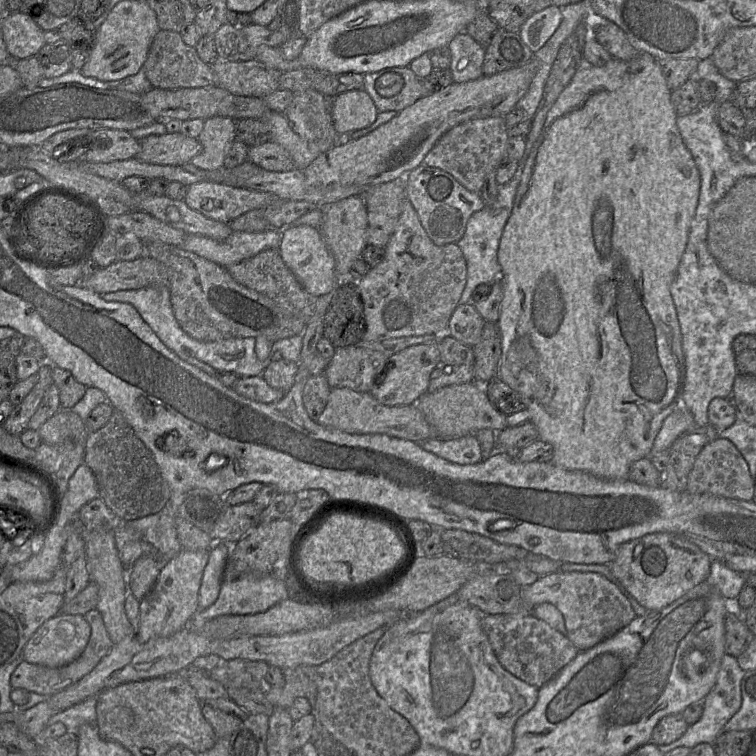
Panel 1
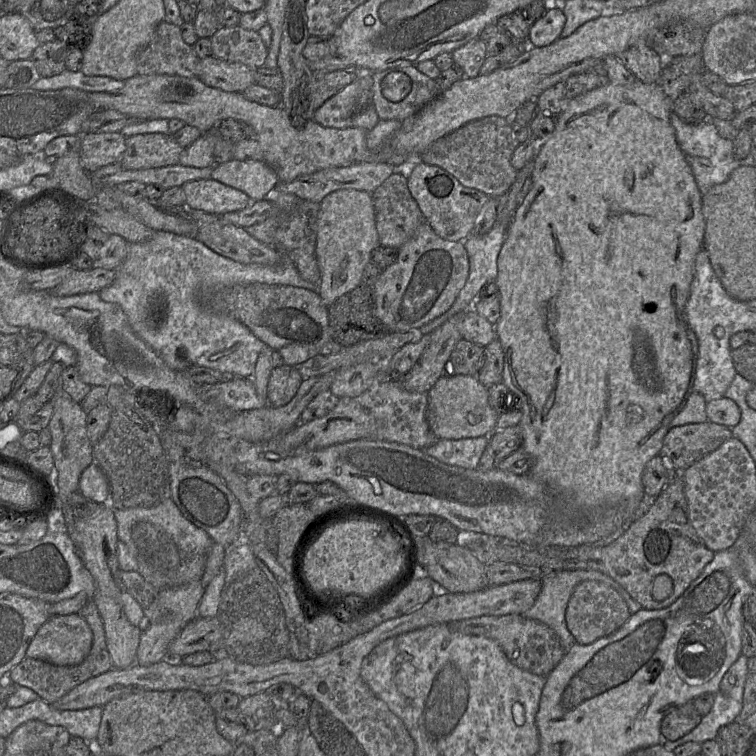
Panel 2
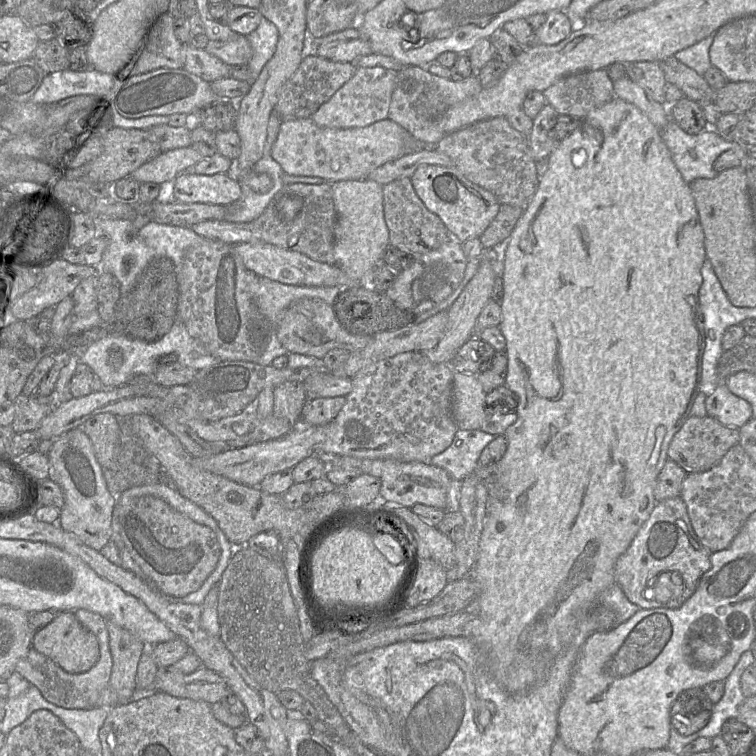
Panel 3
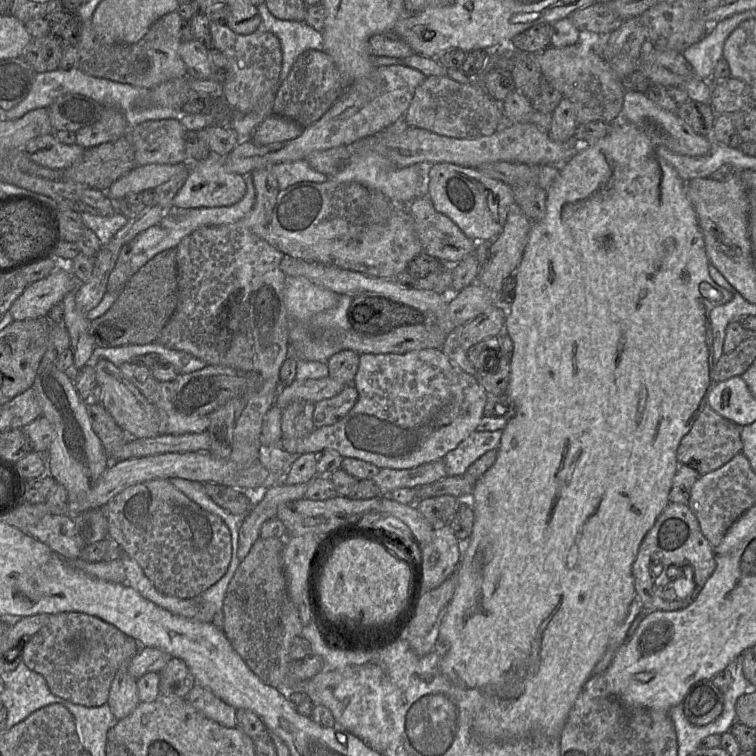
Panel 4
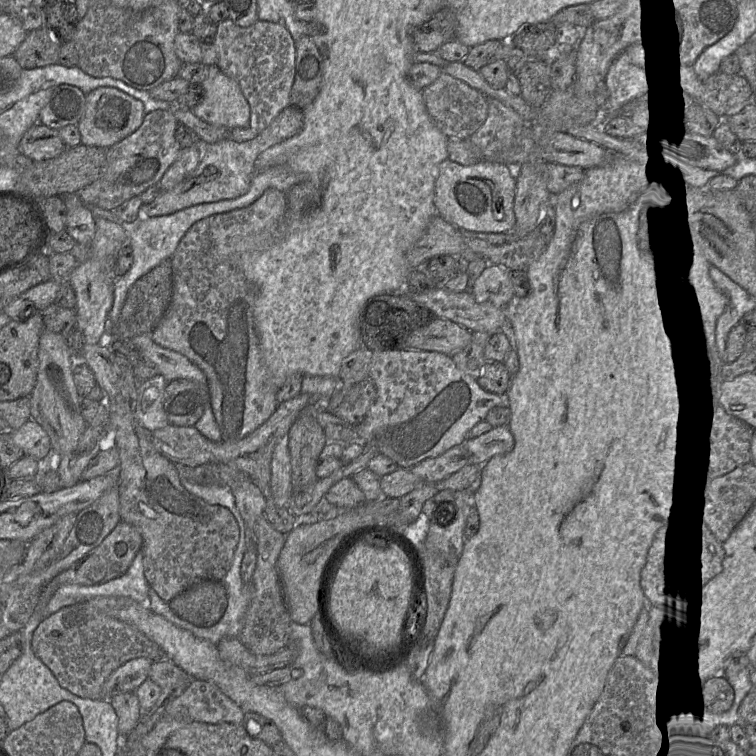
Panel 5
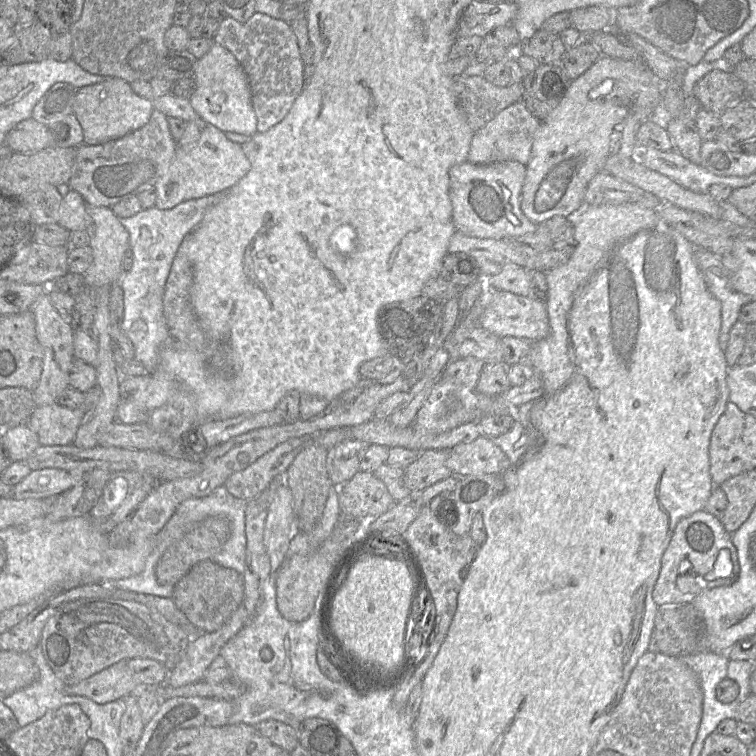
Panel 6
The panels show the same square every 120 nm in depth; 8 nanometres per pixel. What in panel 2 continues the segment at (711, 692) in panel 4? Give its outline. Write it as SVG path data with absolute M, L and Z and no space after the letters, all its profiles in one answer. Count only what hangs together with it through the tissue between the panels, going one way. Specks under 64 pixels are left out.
M689 701L669 711L661 722L663 740L675 741L692 731L702 716L696 710L693 701Z

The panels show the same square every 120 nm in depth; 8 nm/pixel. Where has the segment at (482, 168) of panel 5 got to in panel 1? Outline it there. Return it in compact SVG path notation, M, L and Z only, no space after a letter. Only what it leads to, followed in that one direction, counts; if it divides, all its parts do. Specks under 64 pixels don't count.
M421 165L405 175L407 198L434 244L457 243L464 235L469 218L486 204L478 193L467 190L451 174L436 167Z

